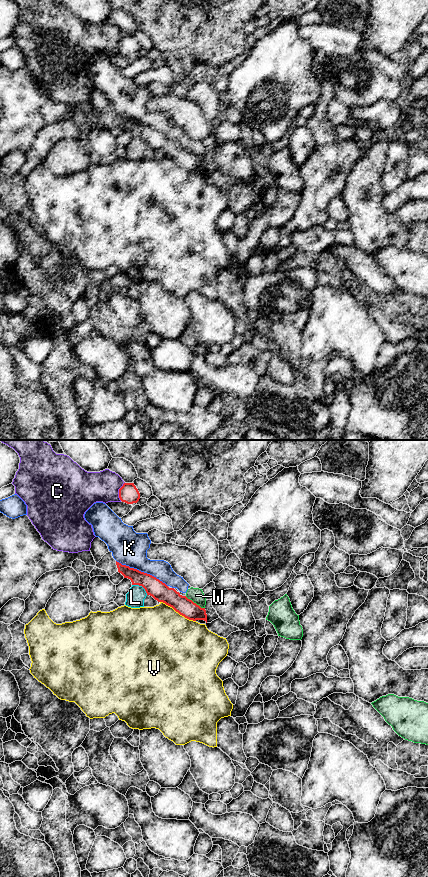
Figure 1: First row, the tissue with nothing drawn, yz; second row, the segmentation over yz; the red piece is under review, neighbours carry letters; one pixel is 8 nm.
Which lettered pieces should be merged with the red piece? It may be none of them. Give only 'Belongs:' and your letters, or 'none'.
Belongs: none

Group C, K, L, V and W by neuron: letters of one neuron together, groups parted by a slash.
C / K W / L / V

